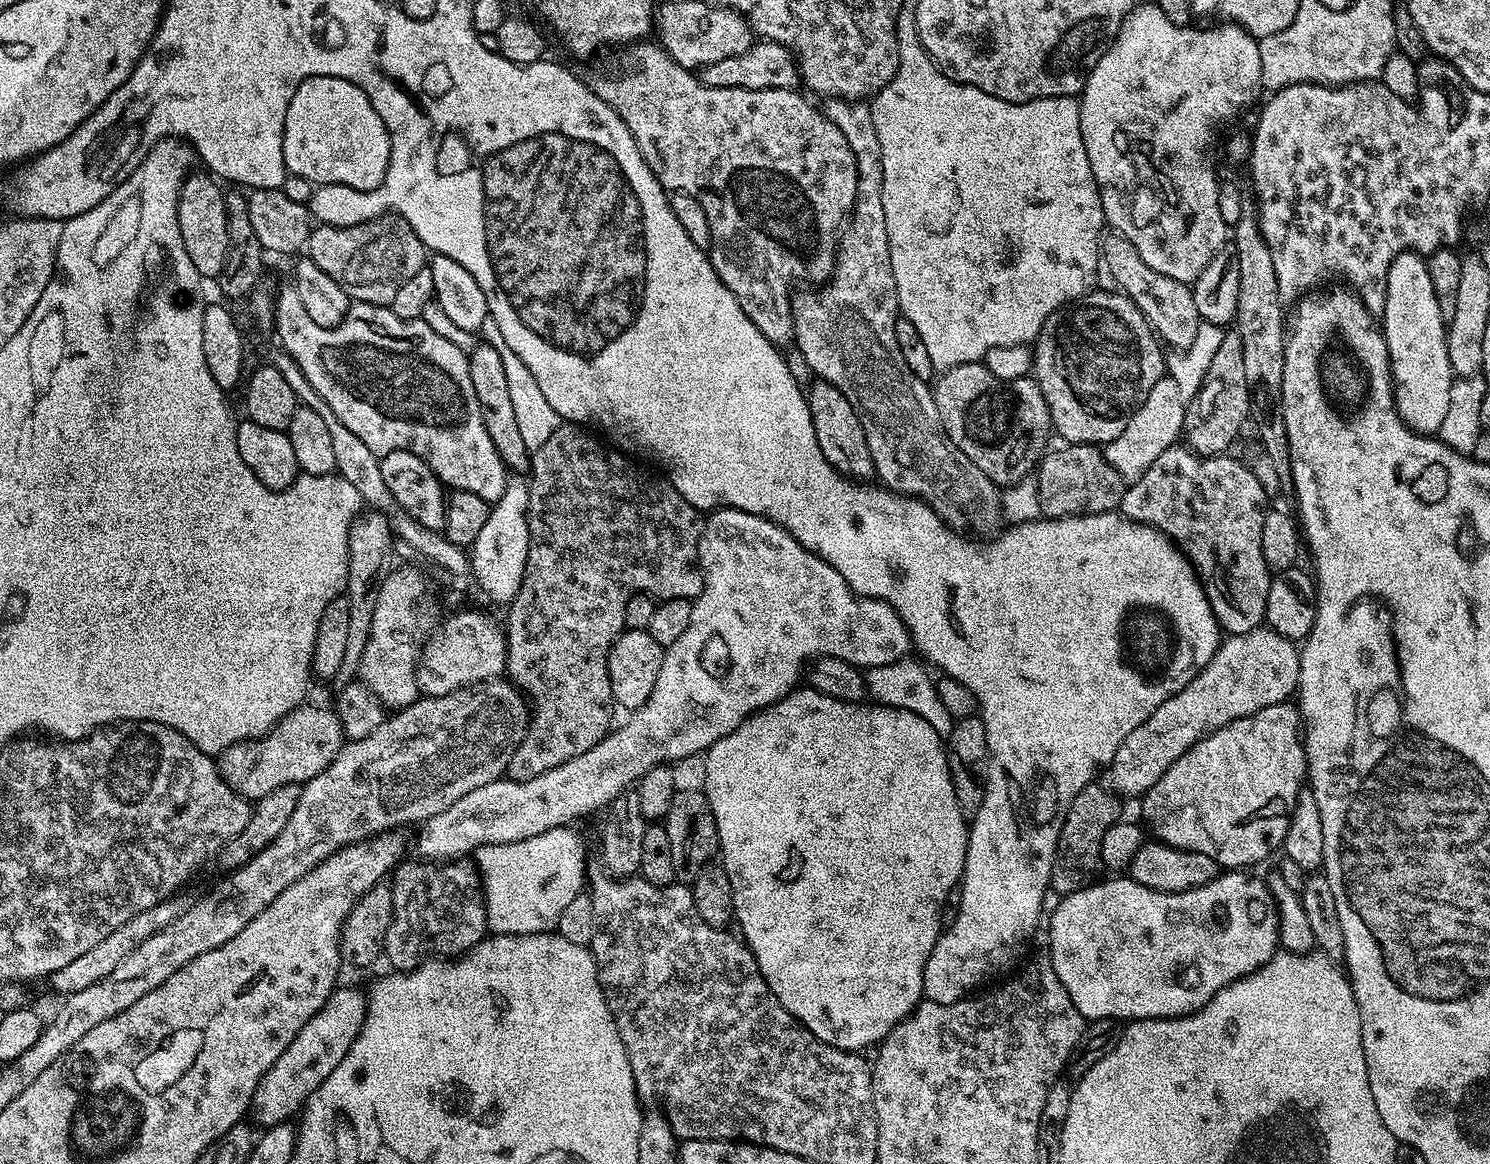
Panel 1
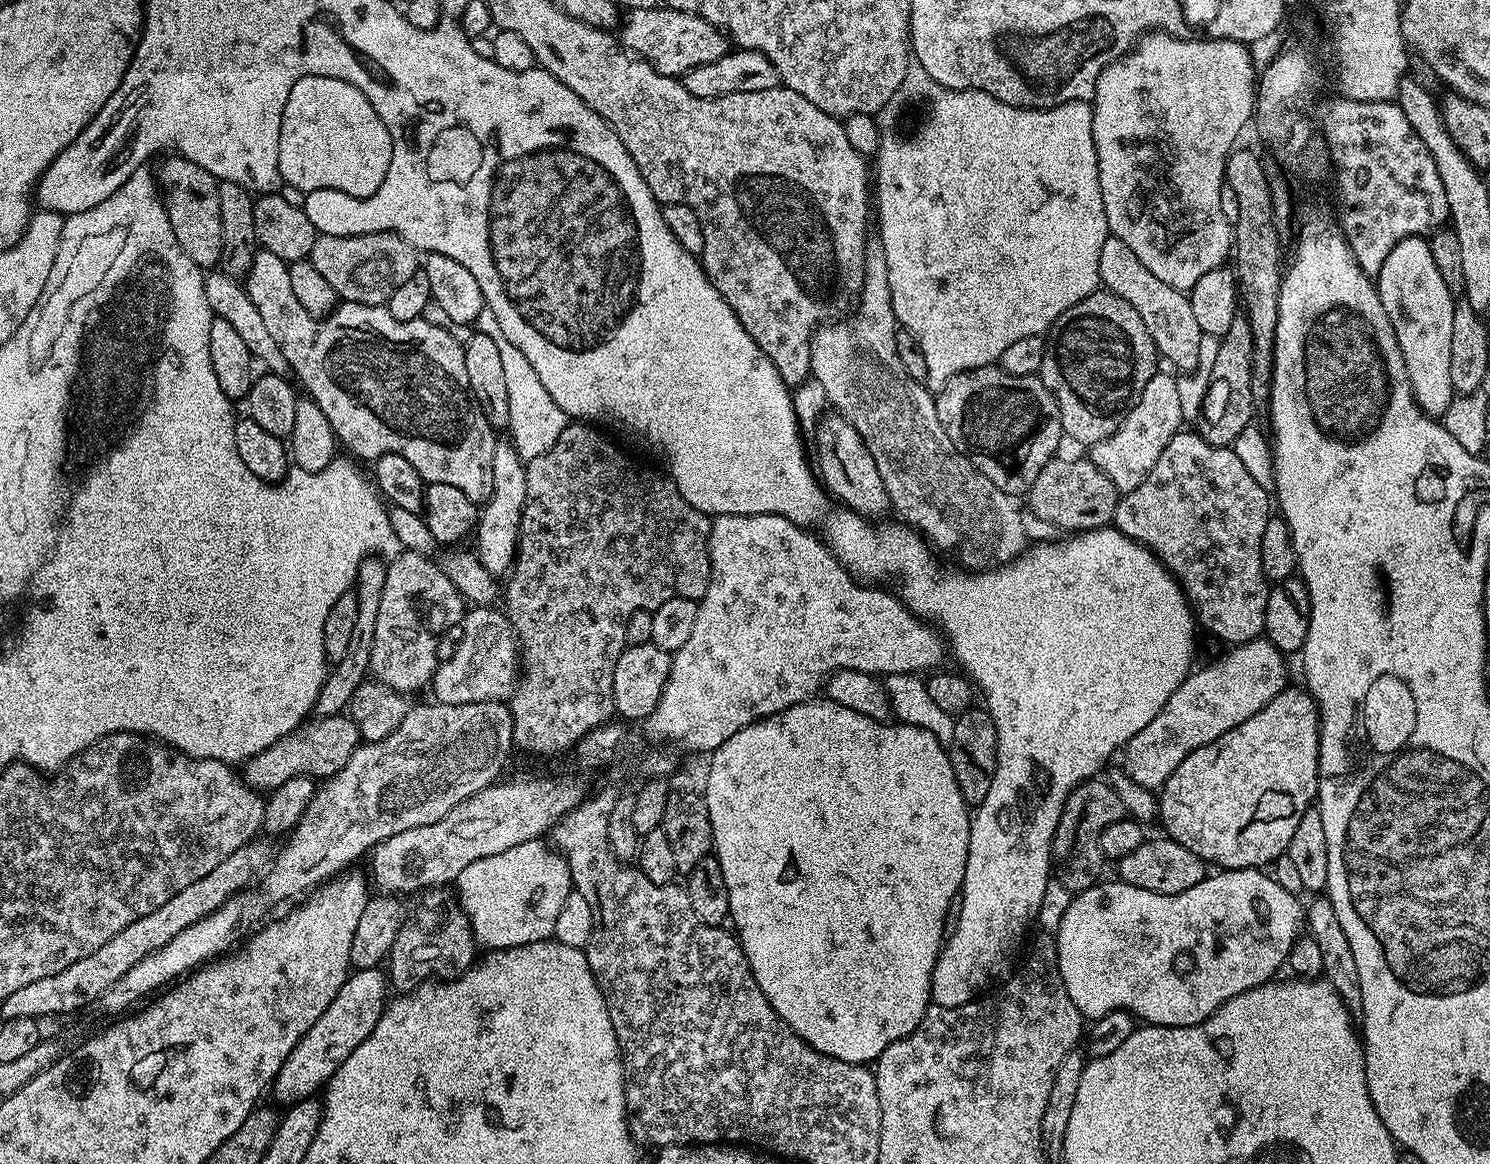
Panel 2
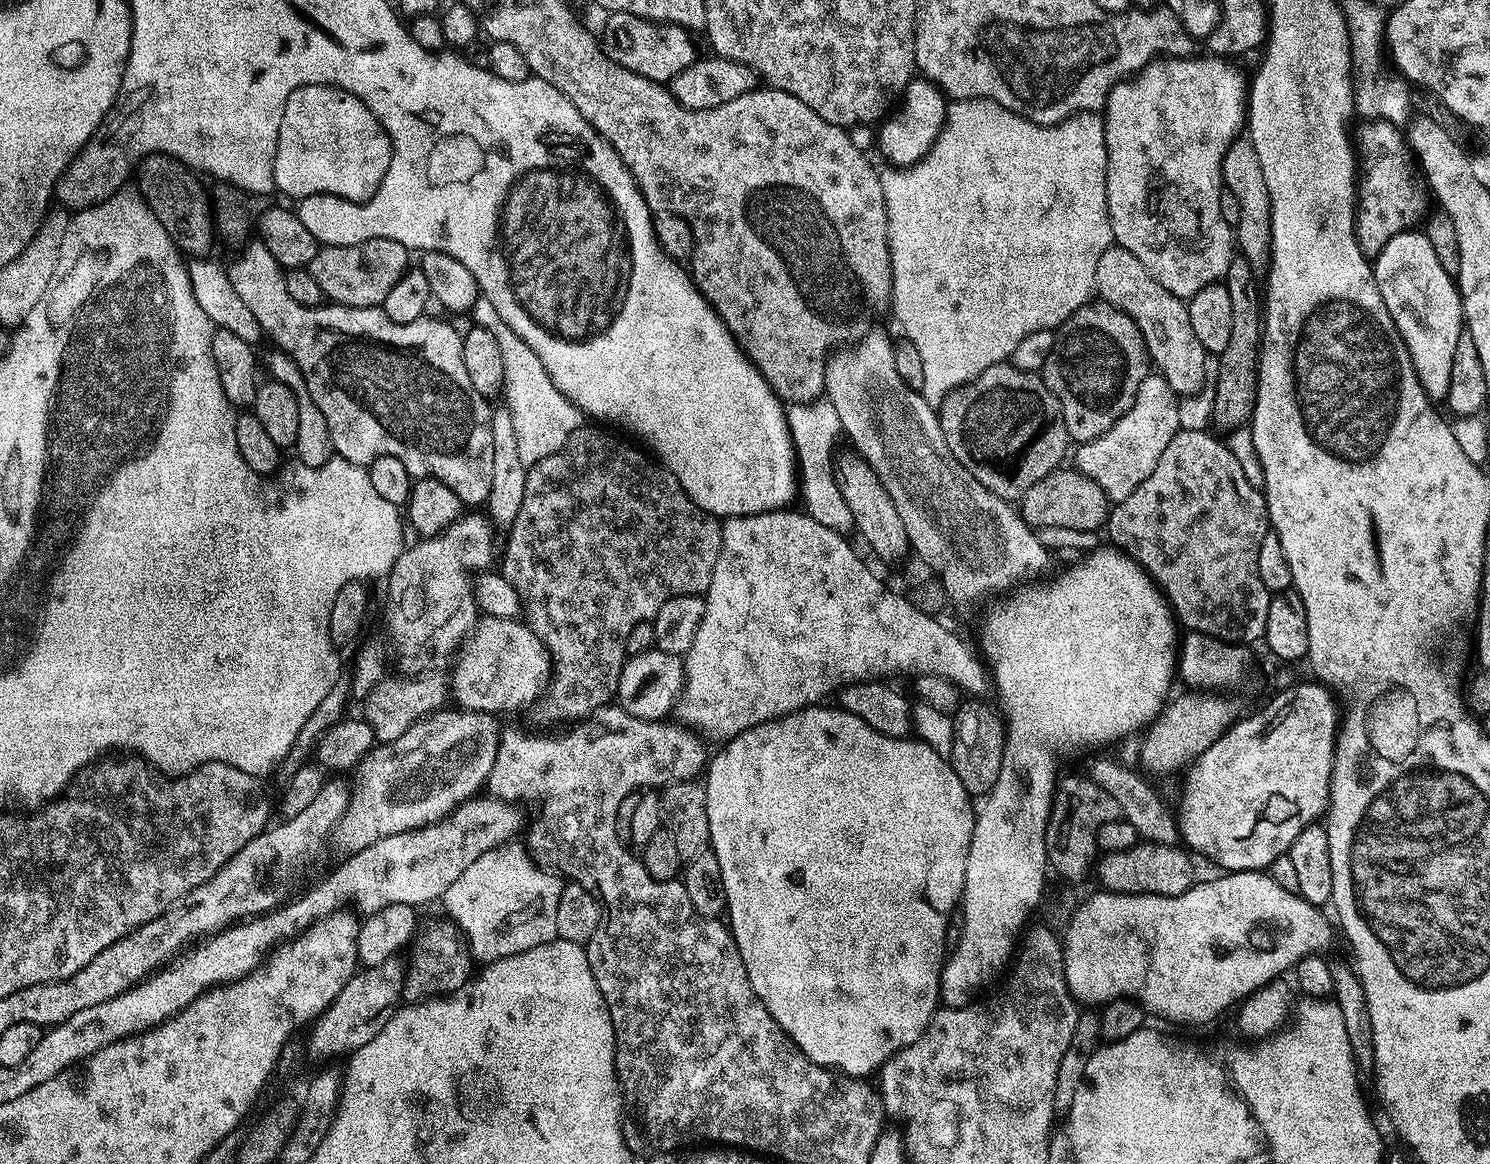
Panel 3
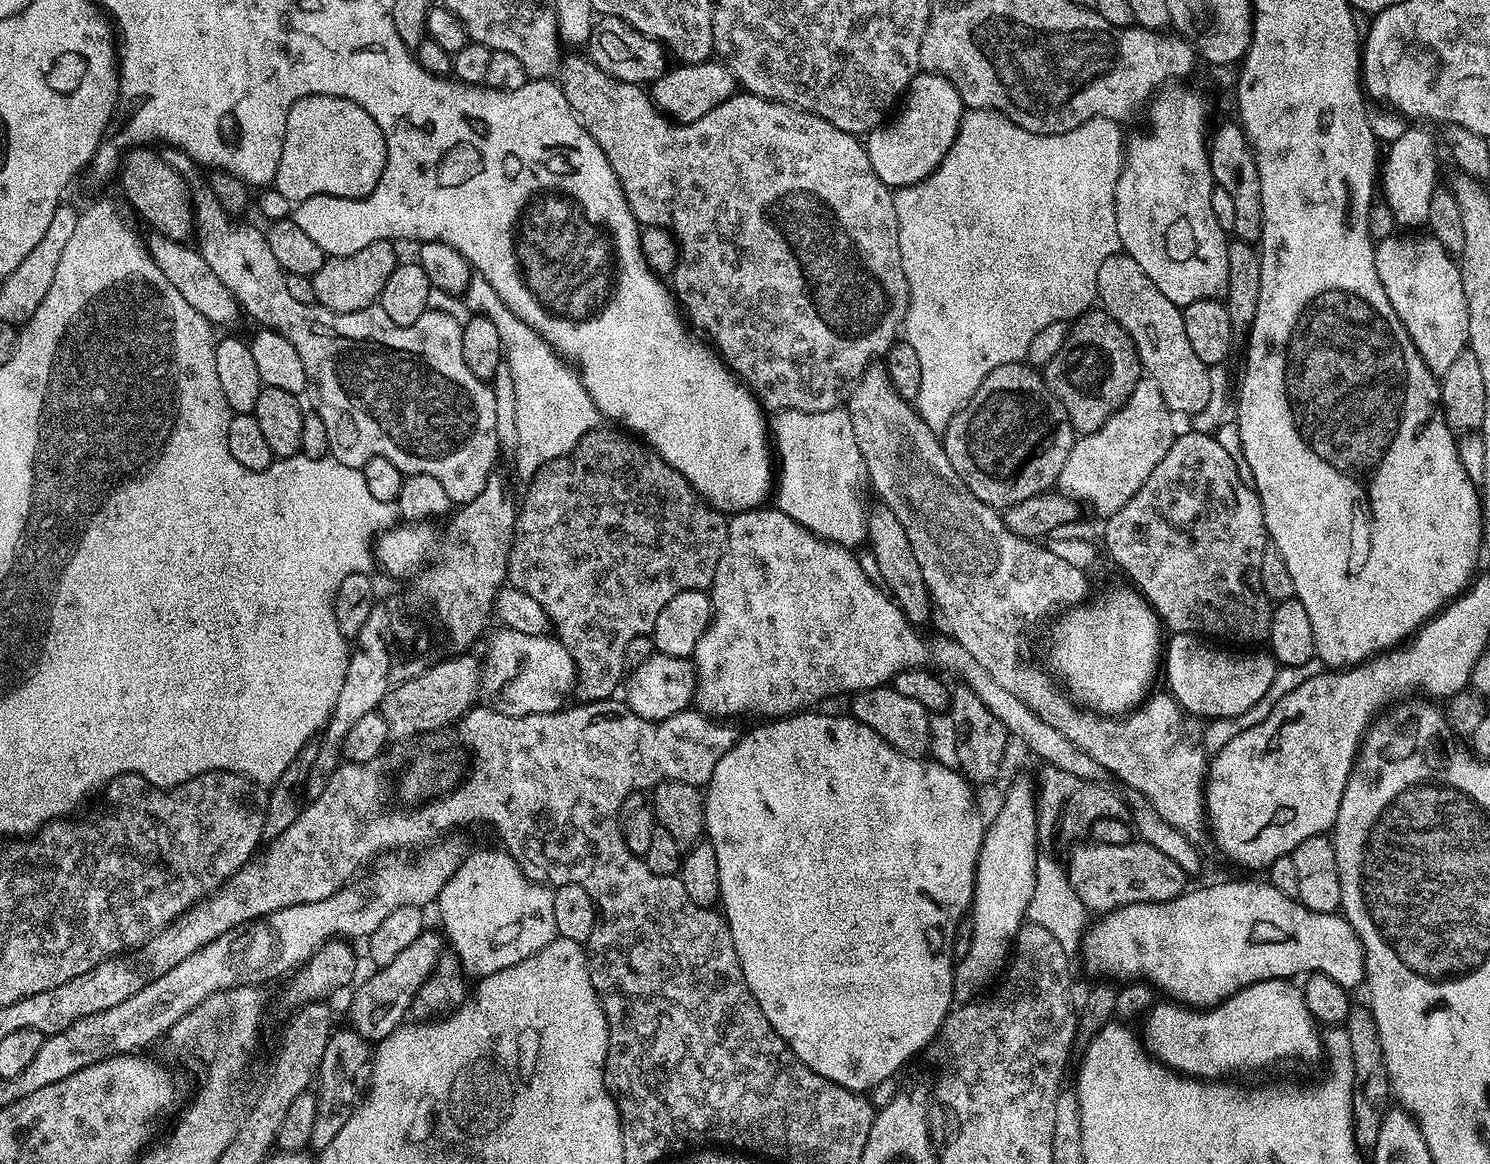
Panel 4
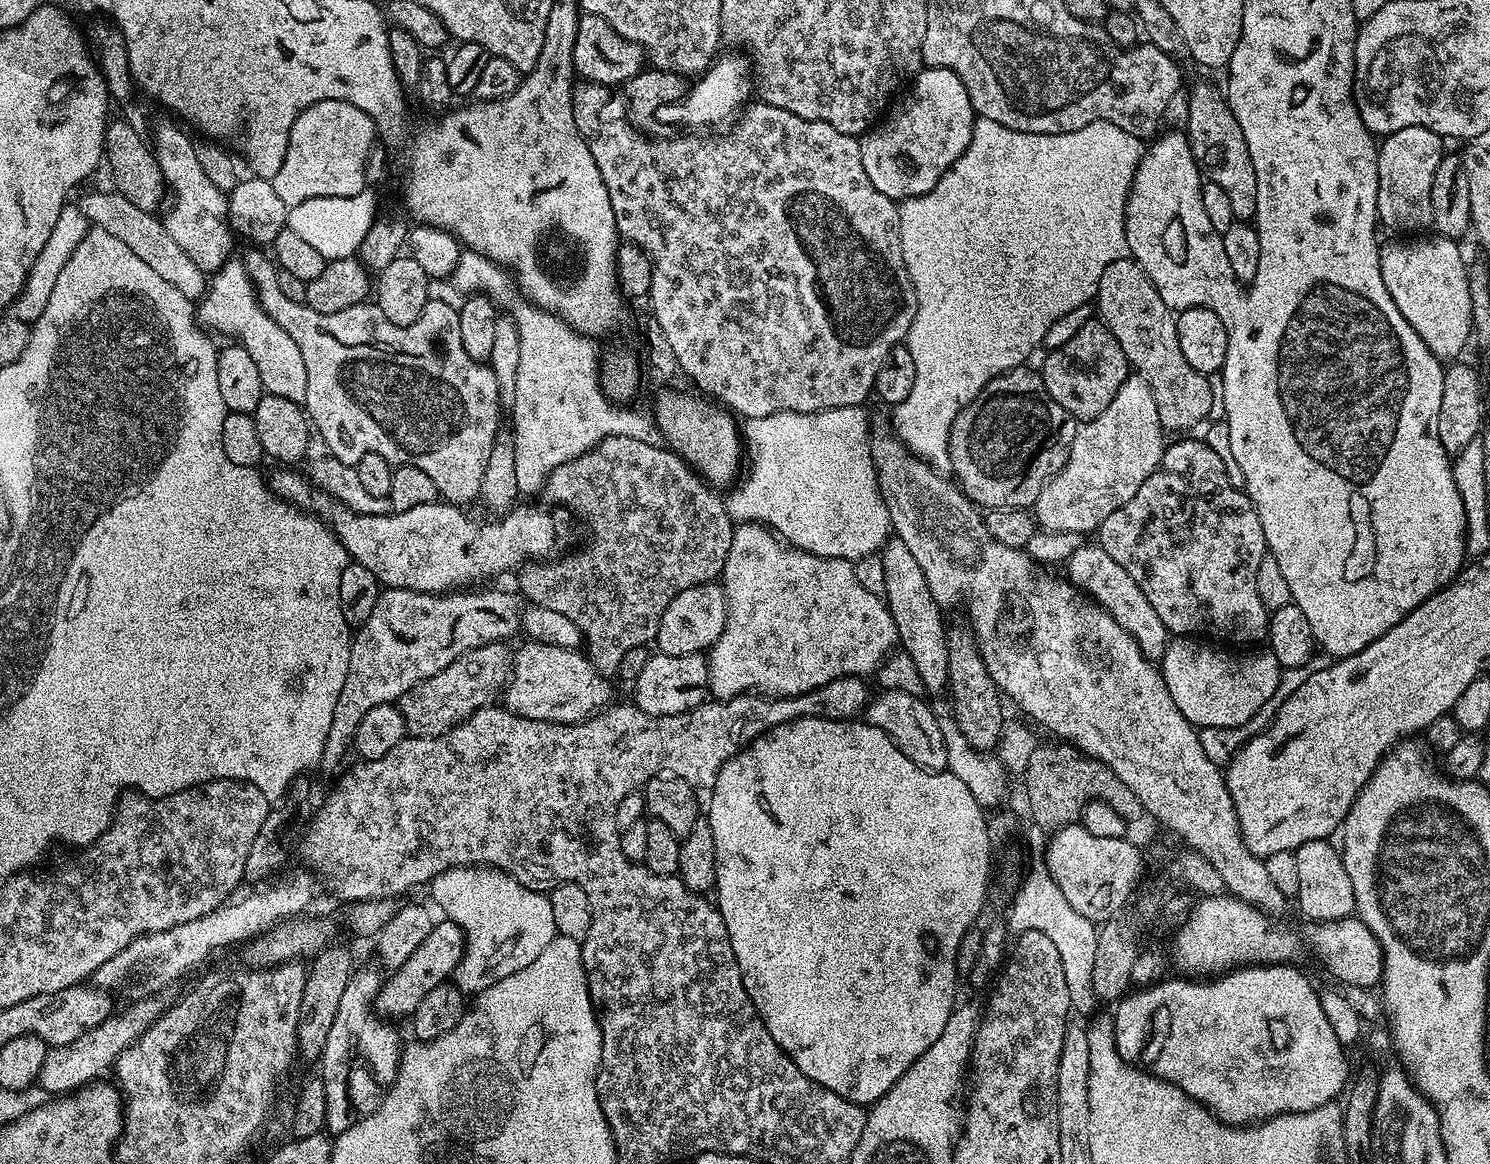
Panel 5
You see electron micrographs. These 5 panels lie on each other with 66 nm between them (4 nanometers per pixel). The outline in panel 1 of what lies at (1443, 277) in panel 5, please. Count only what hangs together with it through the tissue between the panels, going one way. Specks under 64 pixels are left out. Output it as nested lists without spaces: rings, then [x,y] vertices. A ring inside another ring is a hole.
[[[1400,252],[1387,272],[1386,306],[1382,313],[1382,331],[1387,342],[1388,361],[1391,363],[1393,401],[1404,424],[1425,435],[1437,433],[1449,407],[1452,381],[1449,350],[1446,349],[1447,323],[1441,316],[1437,296],[1430,279],[1427,261],[1414,252]]]

